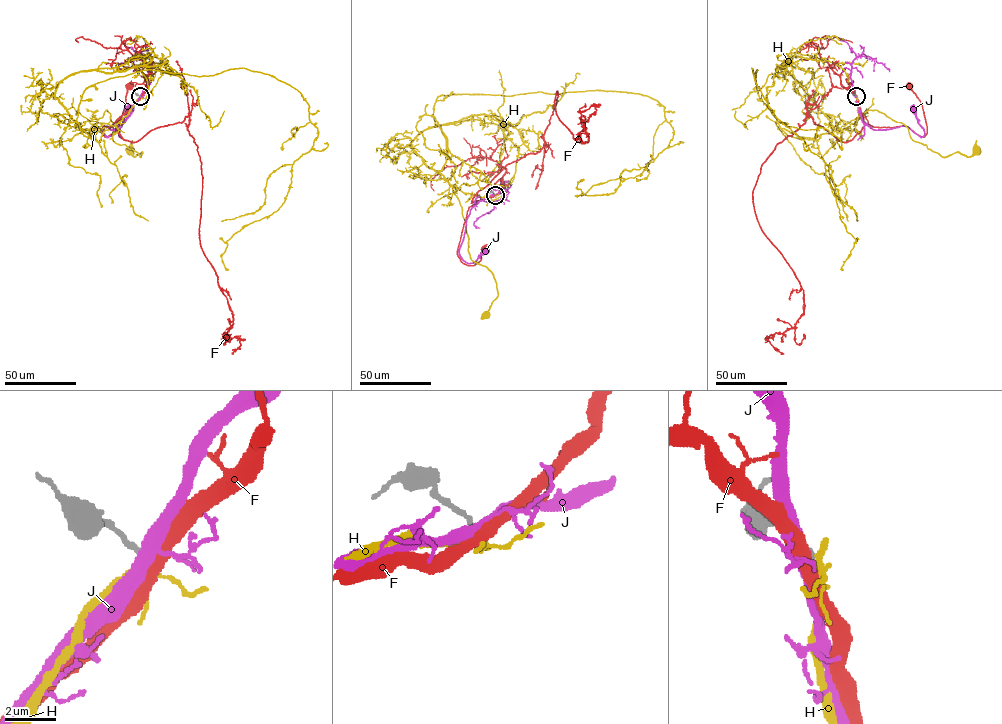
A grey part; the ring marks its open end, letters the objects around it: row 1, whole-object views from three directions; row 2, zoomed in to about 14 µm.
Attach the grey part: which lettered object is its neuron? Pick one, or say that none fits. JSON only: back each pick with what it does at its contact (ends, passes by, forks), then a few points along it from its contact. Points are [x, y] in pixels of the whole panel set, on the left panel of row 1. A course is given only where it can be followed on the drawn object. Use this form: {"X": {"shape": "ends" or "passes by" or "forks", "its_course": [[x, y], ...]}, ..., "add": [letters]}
{"add": []}

